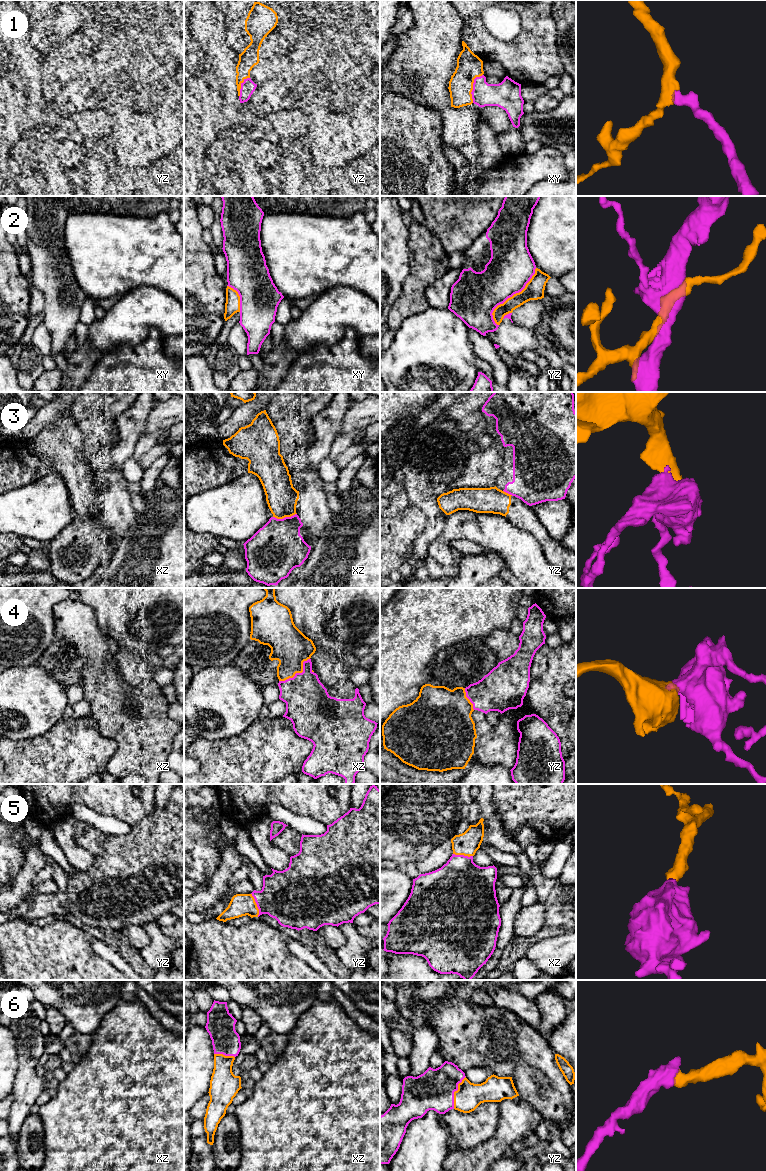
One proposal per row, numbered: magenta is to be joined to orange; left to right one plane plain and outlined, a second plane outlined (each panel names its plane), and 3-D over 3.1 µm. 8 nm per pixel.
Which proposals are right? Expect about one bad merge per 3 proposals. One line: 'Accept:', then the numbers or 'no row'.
Accept: 1, 4, 5, 6

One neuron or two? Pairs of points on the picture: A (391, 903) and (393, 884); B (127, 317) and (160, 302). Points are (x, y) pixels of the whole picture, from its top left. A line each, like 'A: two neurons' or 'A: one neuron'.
A: one neuron
B: one neuron

